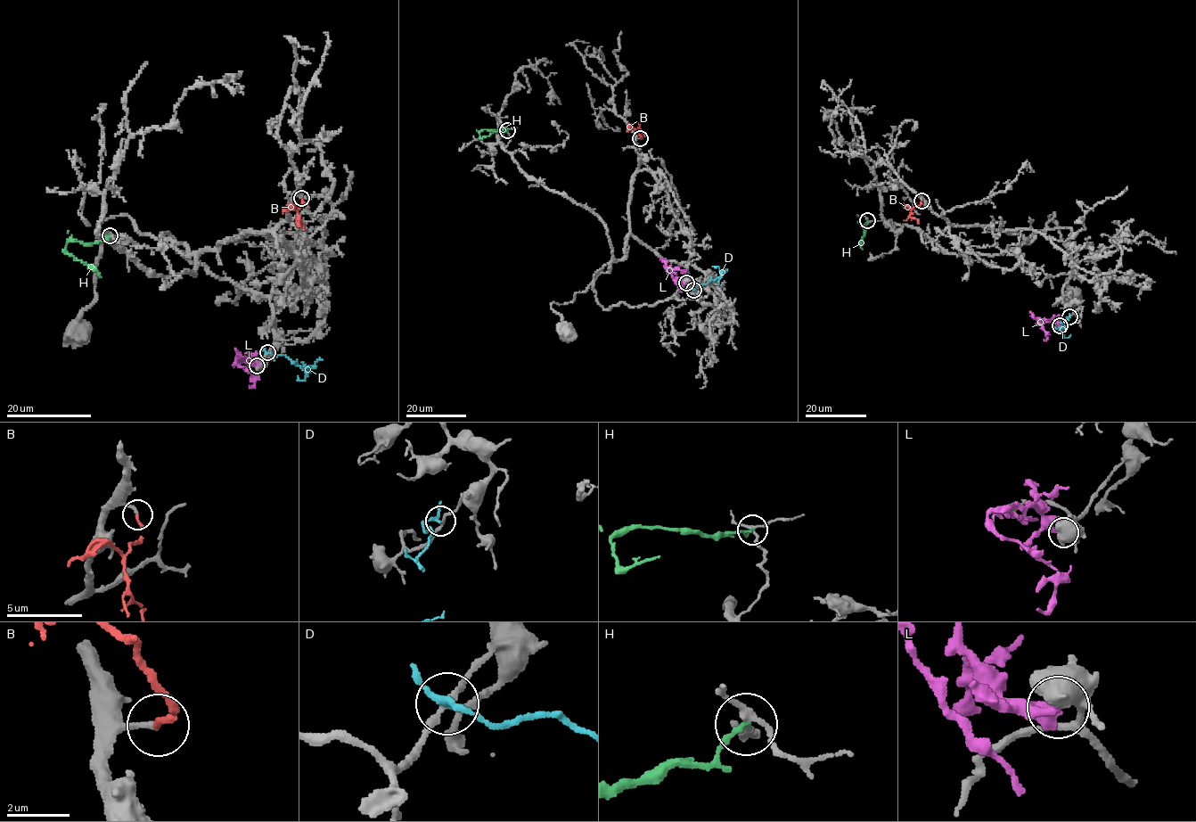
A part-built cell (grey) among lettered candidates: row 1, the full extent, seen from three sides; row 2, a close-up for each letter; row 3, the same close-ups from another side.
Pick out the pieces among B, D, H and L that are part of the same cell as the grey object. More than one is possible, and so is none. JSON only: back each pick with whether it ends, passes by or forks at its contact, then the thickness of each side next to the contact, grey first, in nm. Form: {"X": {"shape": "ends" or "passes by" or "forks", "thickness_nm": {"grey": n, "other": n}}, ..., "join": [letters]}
{"B": {"shape": "ends", "thickness_nm": {"grey": 190, "other": 200}}, "join": ["B"]}

